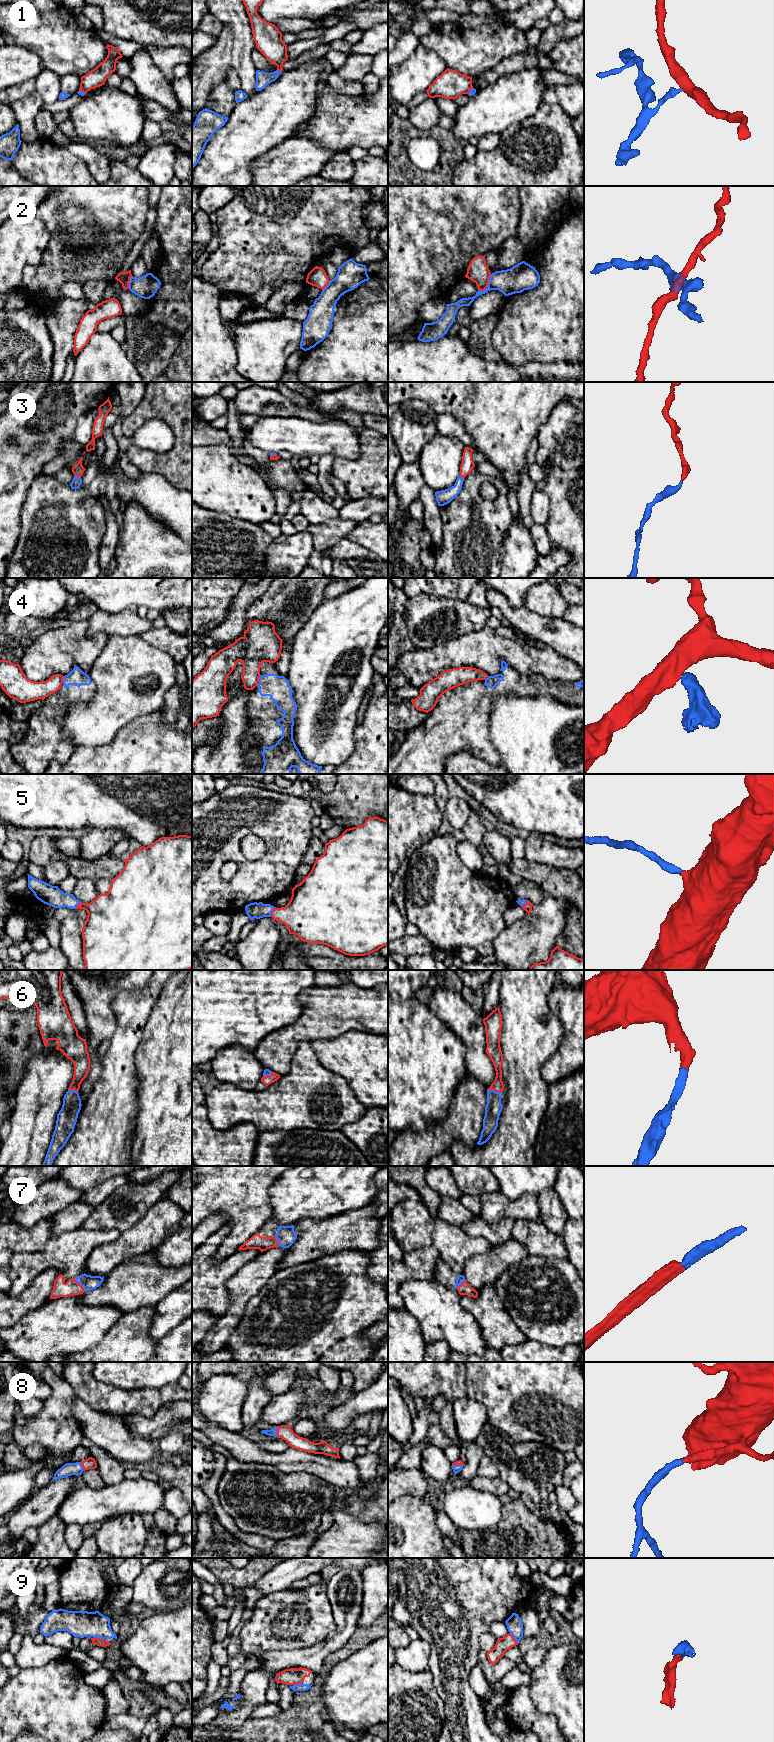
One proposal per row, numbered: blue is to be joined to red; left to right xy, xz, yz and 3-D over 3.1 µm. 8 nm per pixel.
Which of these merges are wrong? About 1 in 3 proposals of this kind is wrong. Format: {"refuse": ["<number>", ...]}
{"refuse": ["1", "2", "4"]}

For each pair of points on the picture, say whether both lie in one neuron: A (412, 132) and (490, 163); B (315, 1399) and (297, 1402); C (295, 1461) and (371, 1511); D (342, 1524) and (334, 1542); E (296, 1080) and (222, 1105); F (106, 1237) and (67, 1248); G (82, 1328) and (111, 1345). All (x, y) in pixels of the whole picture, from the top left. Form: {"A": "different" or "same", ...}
{"A": "different", "B": "different", "C": "different", "D": "same", "E": "same", "F": "same", "G": "different"}

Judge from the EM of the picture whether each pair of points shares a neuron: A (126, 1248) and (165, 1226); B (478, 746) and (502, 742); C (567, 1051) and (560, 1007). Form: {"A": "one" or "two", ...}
{"A": "one", "B": "two", "C": "one"}

